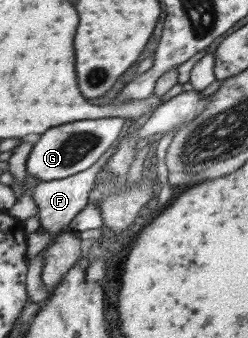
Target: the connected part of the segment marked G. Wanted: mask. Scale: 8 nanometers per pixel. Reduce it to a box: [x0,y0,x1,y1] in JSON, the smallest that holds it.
[26,117,123,181]

